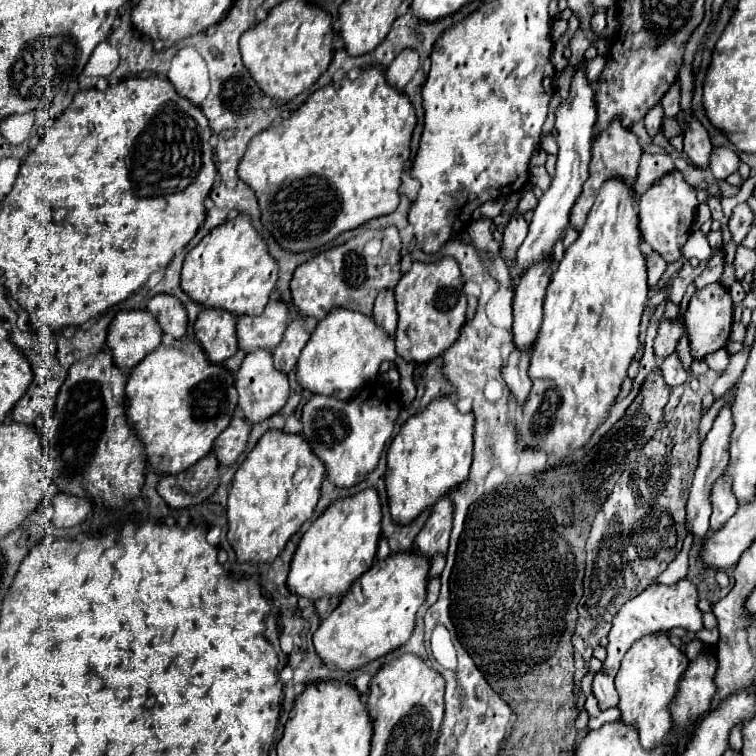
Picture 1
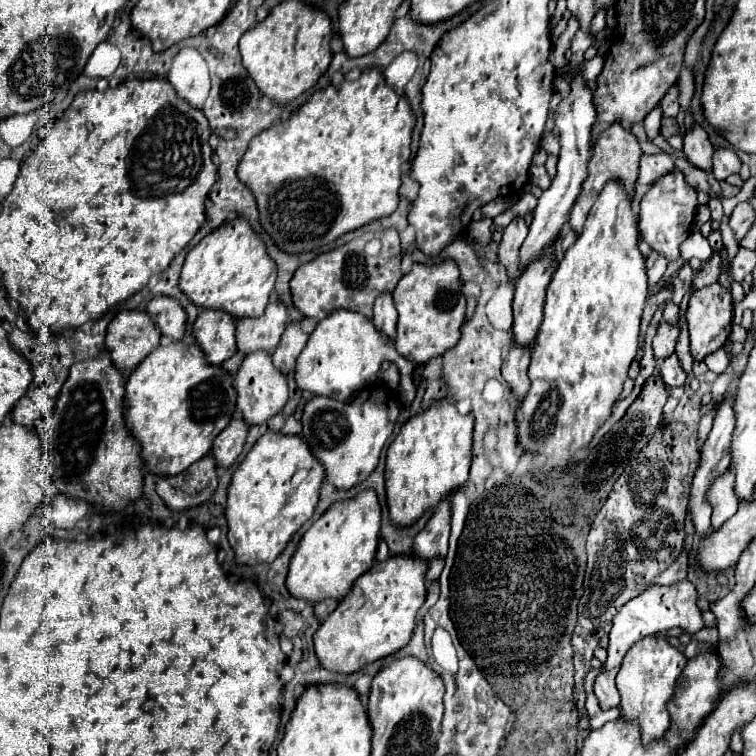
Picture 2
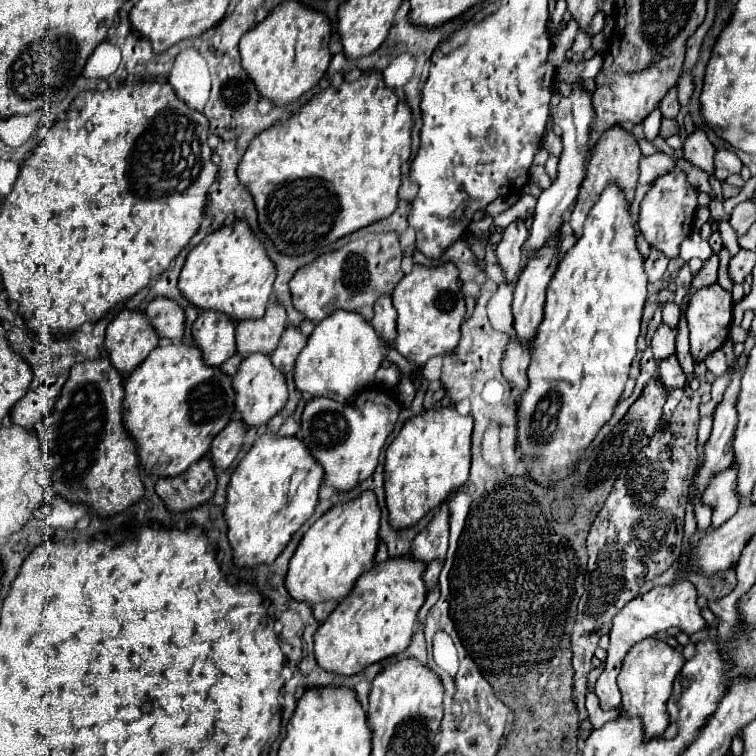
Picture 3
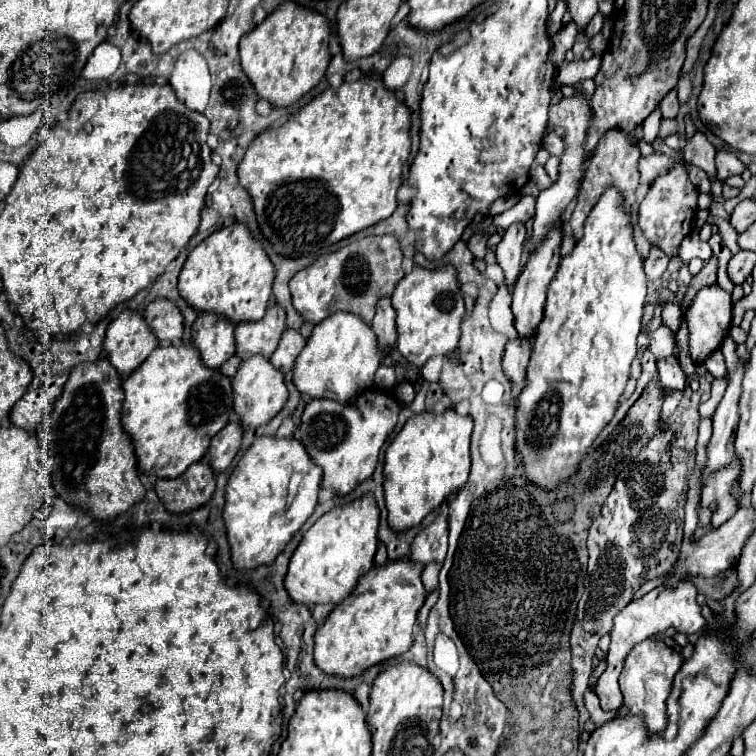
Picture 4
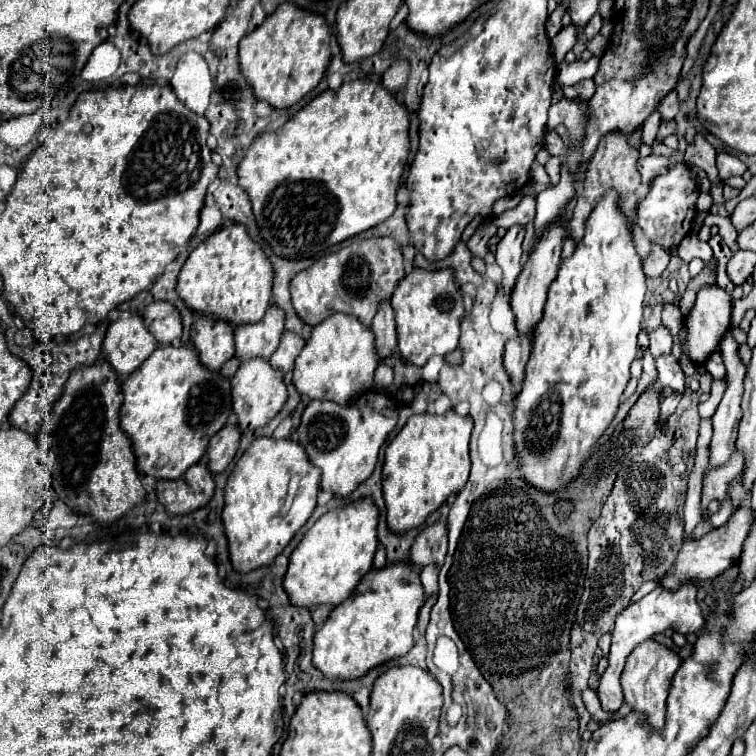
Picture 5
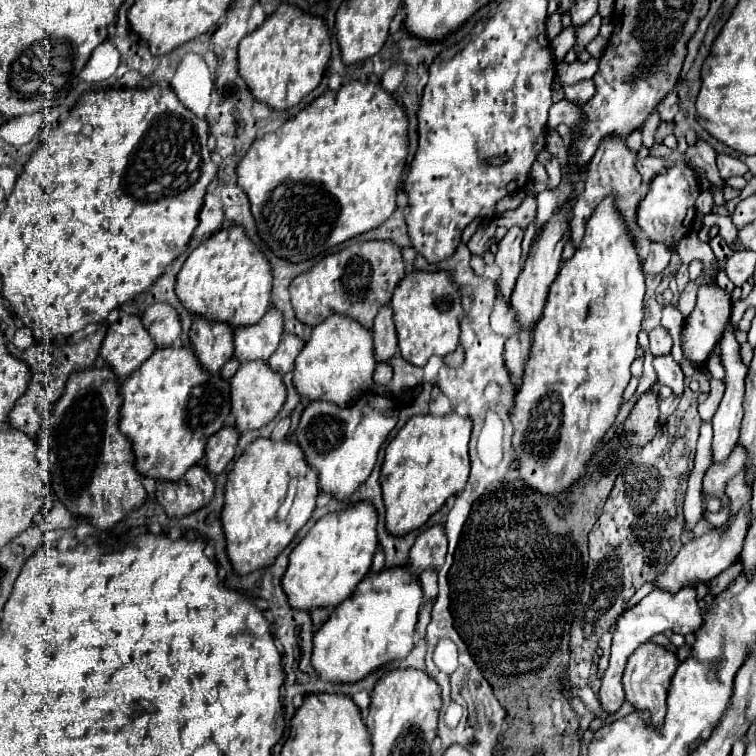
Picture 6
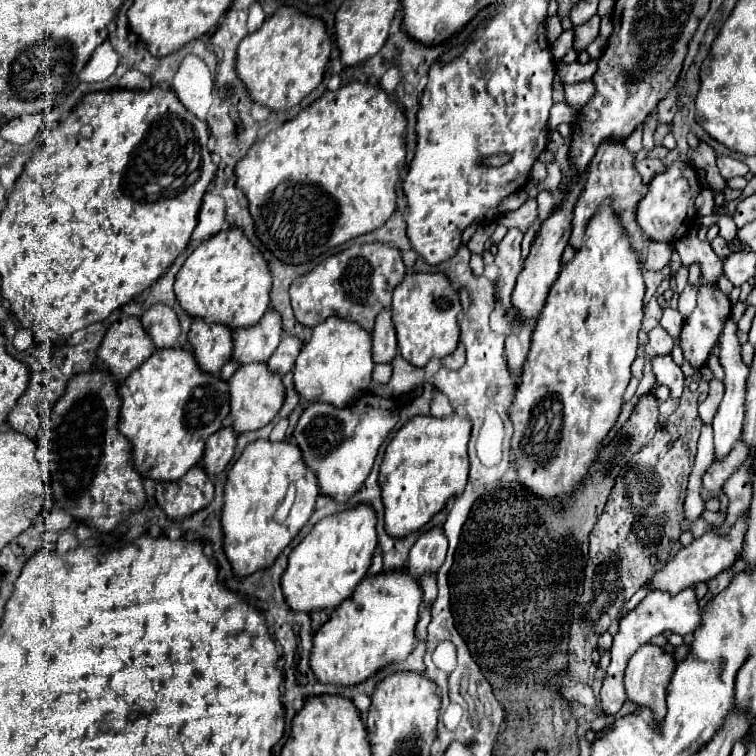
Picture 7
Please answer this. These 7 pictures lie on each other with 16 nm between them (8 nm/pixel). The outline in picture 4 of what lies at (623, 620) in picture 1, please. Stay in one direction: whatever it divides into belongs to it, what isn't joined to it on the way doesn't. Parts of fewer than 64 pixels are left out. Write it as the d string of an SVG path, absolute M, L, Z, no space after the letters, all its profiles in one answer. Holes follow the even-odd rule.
M682 580L672 588L670 586L658 586L658 588L650 590L646 596L632 600L626 608L622 608L616 614L614 628L610 632L612 642L610 642L610 650L608 650L608 658L606 658L606 670L602 672L602 676L598 678L596 688L594 688L596 696L600 698L602 710L618 710L622 706L622 694L620 694L620 688L618 688L618 674L622 670L626 654L638 642L646 640L654 634L666 632L668 628L678 628L678 632L694 634L694 632L700 632L704 626L706 626L706 620L702 618L700 606L696 602L696 588L688 580Z

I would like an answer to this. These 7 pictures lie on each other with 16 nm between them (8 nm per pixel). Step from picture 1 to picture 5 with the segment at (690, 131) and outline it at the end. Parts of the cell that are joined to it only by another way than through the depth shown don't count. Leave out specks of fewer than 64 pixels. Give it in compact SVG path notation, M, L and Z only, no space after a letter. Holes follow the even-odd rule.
M696 134L692 142L688 142L686 146L686 152L684 152L684 162L690 164L690 166L698 166L702 168L710 182L720 182L716 178L716 150L712 148L712 144L702 136L702 134Z

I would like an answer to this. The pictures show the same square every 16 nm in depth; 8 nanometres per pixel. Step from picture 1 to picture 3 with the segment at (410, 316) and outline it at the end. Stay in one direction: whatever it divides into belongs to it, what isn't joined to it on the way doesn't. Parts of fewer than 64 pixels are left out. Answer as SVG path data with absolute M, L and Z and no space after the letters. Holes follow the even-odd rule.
M450 262L432 268L414 264L412 272L398 282L392 292L392 300L398 310L398 336L394 346L406 360L416 366L424 366L432 356L442 356L458 344L460 324L466 314L466 302L460 288L462 282L458 268Z

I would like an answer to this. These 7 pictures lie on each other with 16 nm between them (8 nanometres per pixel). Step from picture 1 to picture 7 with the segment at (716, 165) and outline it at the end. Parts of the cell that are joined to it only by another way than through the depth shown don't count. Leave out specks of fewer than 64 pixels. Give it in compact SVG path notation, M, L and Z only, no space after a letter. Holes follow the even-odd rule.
M718 156L718 170L722 178L734 178L734 176L744 176L748 172L748 166L736 158L730 156Z

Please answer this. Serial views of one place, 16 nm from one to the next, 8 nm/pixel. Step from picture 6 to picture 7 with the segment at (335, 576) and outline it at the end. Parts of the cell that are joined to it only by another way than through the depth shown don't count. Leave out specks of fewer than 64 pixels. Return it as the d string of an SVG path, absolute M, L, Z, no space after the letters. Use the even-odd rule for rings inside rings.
M362 502L346 512L322 518L308 536L288 556L288 568L282 576L282 592L292 610L312 612L336 608L366 576L376 552L376 512Z

